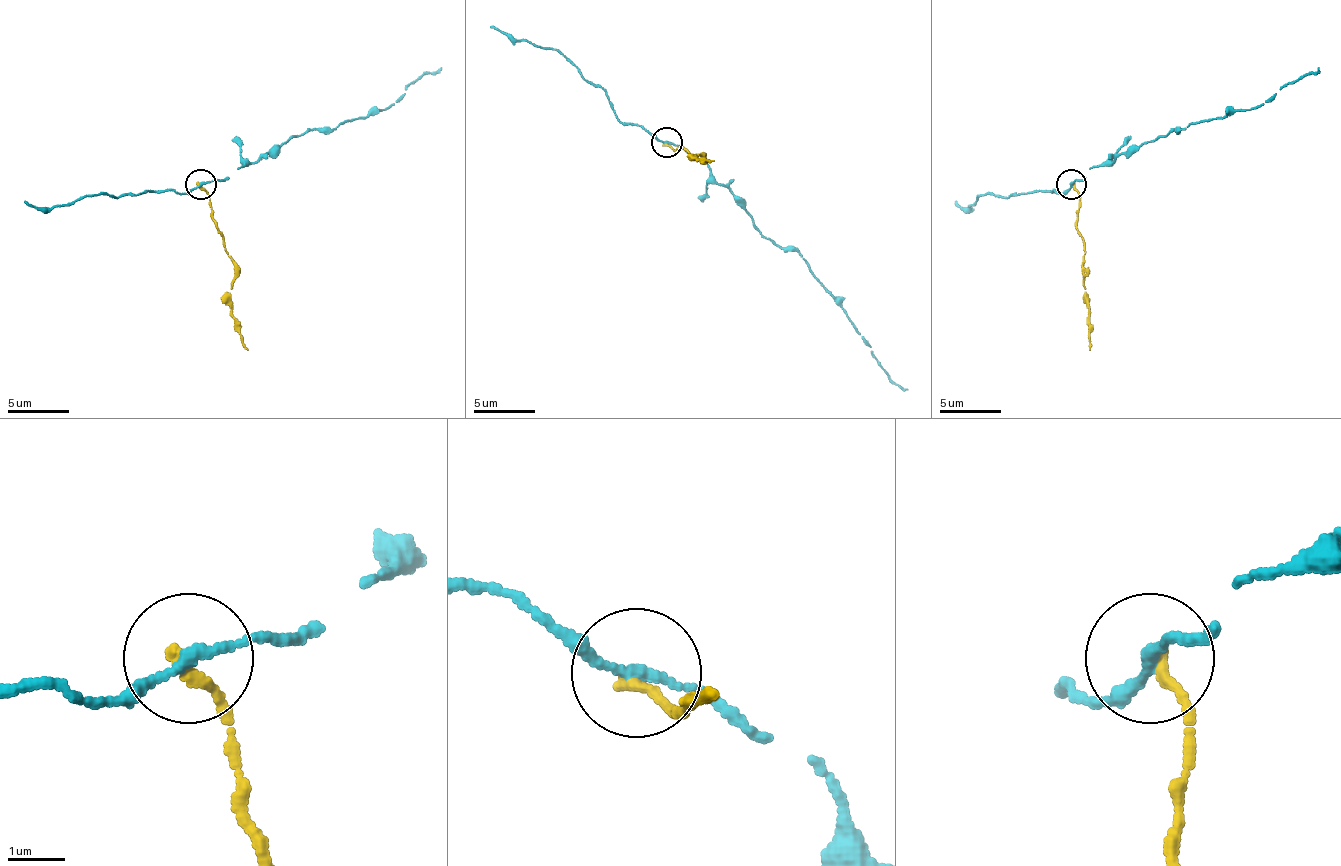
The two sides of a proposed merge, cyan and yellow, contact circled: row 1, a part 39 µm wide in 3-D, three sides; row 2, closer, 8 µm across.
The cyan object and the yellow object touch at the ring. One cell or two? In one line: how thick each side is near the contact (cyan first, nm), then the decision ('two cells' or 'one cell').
170/220 nm | two cells

